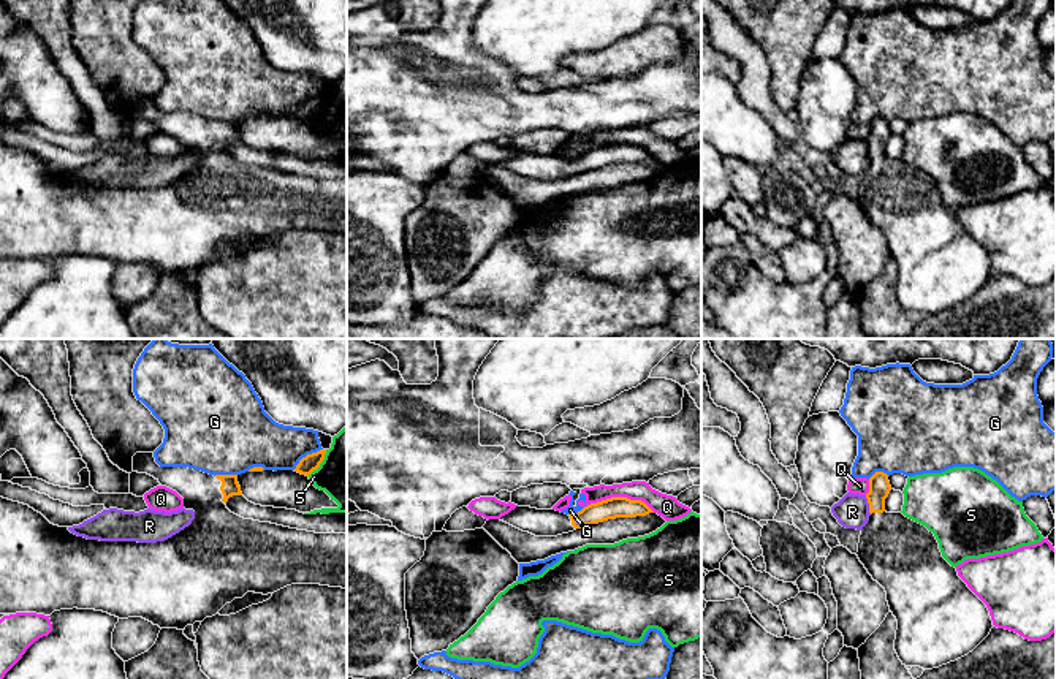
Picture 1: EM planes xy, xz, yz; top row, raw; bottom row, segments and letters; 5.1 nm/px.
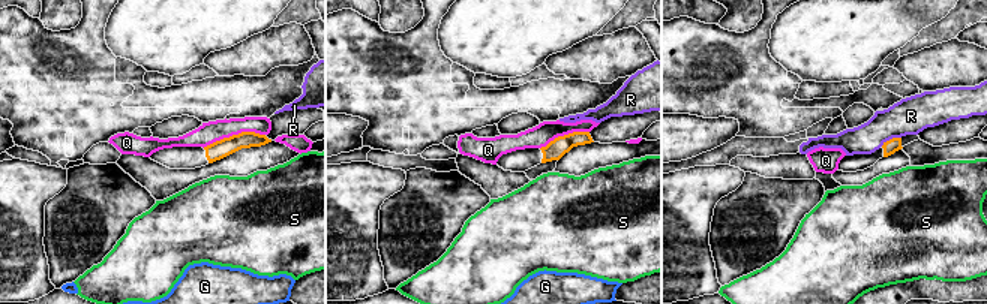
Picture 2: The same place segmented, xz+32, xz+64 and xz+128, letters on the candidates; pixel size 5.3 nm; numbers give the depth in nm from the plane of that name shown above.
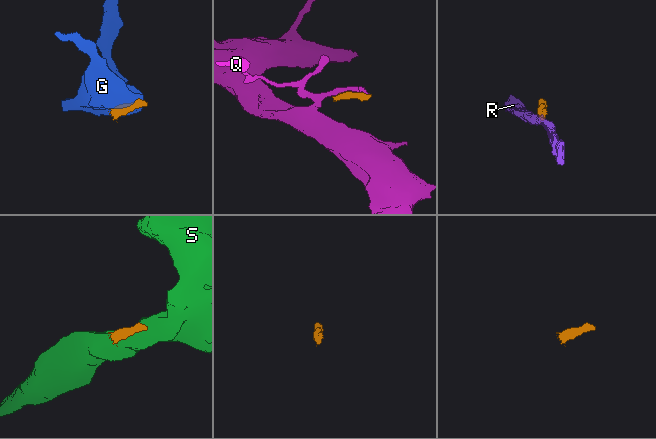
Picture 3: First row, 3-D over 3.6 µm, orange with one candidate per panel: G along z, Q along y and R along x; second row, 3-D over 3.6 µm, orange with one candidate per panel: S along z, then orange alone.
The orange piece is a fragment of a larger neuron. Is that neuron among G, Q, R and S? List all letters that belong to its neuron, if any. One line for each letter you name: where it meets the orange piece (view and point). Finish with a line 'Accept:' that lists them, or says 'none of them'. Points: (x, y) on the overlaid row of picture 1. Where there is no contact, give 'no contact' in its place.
Accept: none of them

